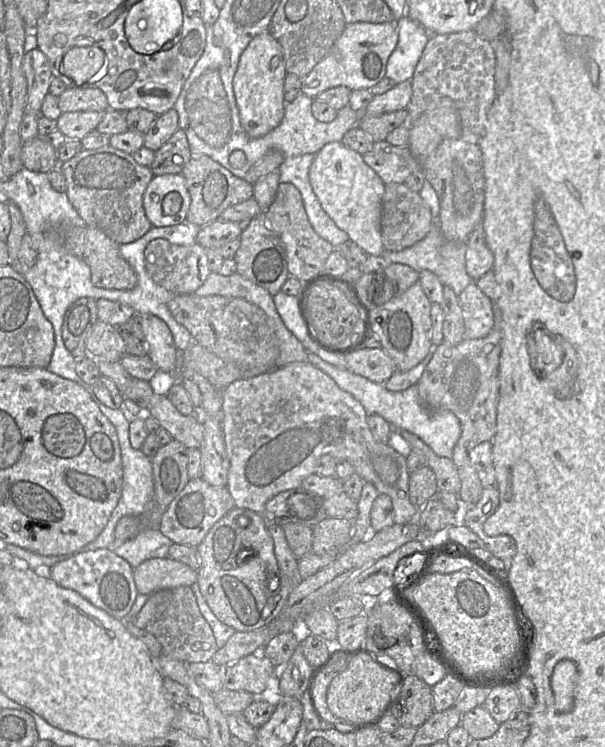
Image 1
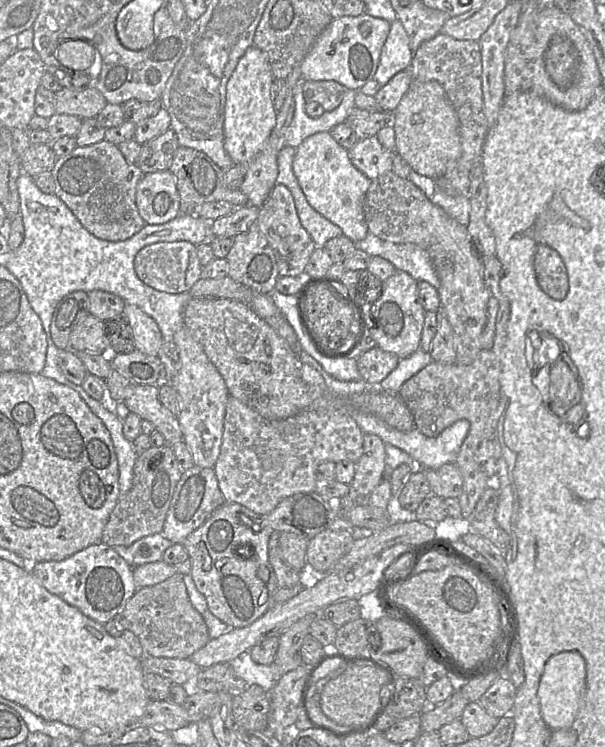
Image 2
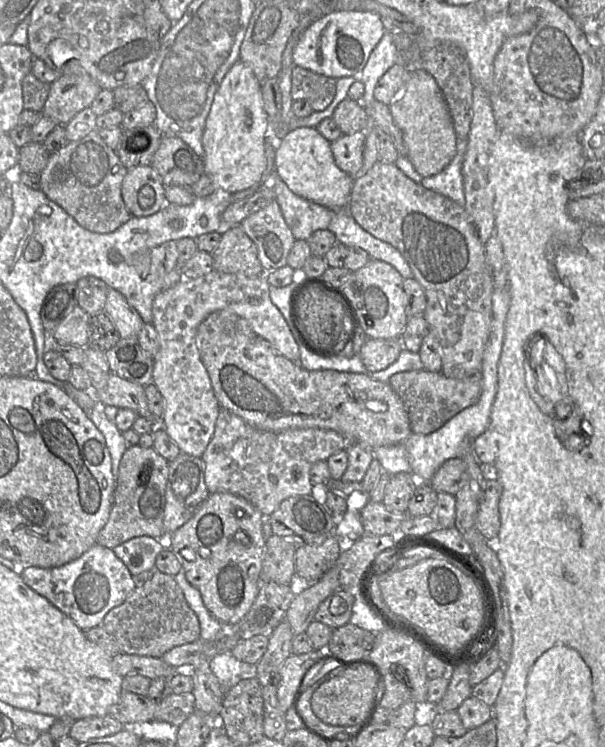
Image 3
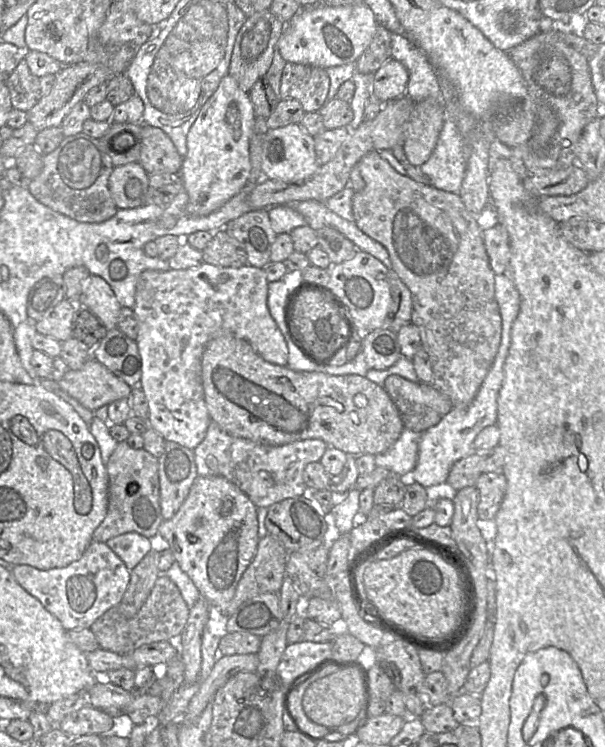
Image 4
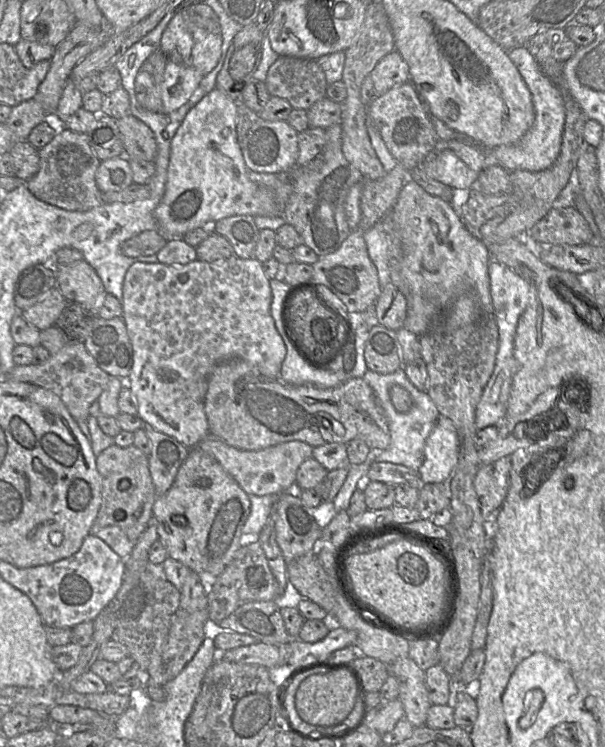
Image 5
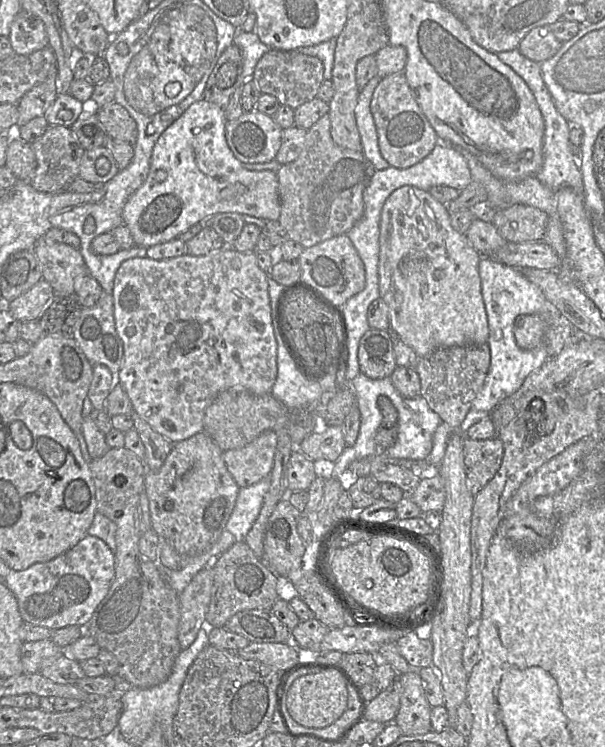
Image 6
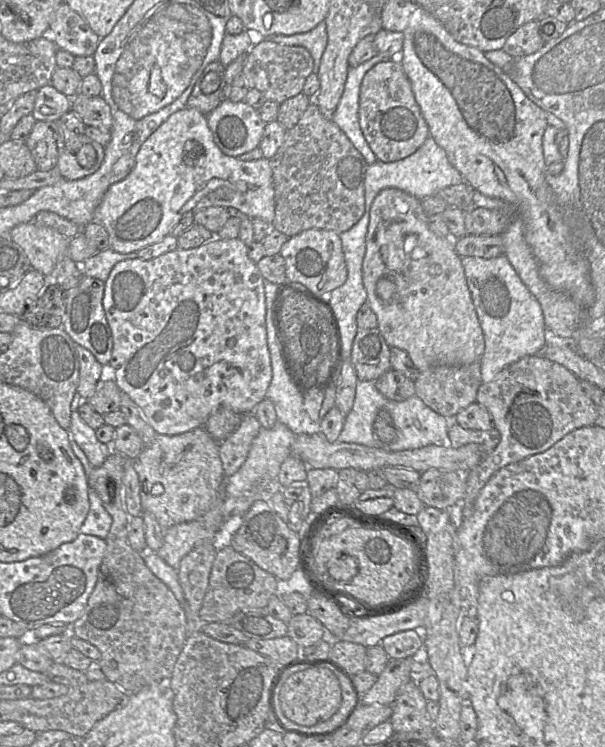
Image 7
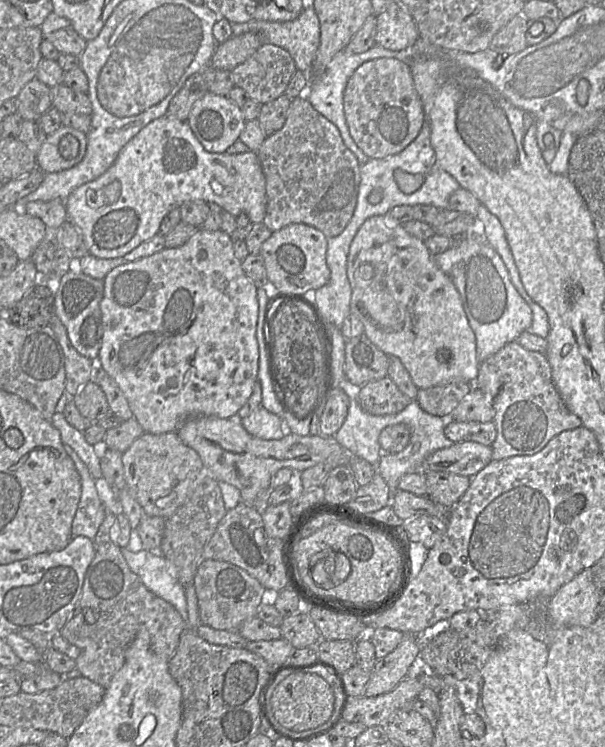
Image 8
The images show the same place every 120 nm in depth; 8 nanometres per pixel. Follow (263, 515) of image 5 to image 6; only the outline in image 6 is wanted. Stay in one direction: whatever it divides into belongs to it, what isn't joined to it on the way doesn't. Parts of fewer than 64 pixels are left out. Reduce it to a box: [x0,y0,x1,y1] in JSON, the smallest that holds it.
[226,476,270,542]

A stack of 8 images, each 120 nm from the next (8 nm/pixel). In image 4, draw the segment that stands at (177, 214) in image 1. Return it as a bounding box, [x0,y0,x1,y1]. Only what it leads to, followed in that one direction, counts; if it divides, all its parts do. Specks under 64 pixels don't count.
[109,162,149,209]

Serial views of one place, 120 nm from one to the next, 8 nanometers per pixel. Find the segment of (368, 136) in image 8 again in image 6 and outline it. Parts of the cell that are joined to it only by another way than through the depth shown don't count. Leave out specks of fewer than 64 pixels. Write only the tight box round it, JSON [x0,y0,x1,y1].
[371,72,440,168]

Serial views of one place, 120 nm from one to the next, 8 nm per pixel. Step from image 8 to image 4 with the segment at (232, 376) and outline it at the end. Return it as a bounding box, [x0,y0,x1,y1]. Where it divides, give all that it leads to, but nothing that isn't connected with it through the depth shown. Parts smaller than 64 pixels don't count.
[133,263,288,450]

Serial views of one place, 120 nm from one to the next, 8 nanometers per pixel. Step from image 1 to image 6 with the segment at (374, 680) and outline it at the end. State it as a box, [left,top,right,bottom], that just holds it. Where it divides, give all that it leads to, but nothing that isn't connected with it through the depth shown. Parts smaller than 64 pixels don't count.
[286,669,348,729]

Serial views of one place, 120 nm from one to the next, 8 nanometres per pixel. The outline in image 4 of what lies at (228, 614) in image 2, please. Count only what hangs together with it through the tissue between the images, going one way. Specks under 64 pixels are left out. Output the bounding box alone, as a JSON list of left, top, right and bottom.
[158,476,260,607]

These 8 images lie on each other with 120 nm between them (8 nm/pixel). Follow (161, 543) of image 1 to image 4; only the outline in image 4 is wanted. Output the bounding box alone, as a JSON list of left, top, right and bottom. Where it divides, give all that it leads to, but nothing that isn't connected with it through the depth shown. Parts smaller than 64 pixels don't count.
[106,532,152,571]

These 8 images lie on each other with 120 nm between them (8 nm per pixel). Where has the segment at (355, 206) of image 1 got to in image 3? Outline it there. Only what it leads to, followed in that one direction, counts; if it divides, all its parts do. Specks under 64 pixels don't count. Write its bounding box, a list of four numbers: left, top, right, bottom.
[275,127,354,212]

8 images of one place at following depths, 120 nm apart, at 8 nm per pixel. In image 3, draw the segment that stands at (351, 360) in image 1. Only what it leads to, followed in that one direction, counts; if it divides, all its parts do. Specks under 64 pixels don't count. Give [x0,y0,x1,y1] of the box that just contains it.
[359,338,402,373]

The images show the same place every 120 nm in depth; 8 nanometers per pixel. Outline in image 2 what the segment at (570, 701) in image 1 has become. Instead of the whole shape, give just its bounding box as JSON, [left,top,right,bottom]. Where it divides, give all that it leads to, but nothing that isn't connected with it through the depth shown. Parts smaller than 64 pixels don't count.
[538,651,586,731]

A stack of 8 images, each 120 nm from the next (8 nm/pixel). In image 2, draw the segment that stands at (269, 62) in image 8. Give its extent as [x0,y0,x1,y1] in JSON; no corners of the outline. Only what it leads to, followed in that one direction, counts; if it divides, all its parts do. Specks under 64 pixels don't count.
[302,80,346,112]

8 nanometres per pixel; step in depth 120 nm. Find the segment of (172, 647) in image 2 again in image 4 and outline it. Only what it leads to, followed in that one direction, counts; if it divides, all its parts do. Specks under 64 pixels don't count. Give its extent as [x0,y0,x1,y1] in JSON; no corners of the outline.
[90,574,189,654]

